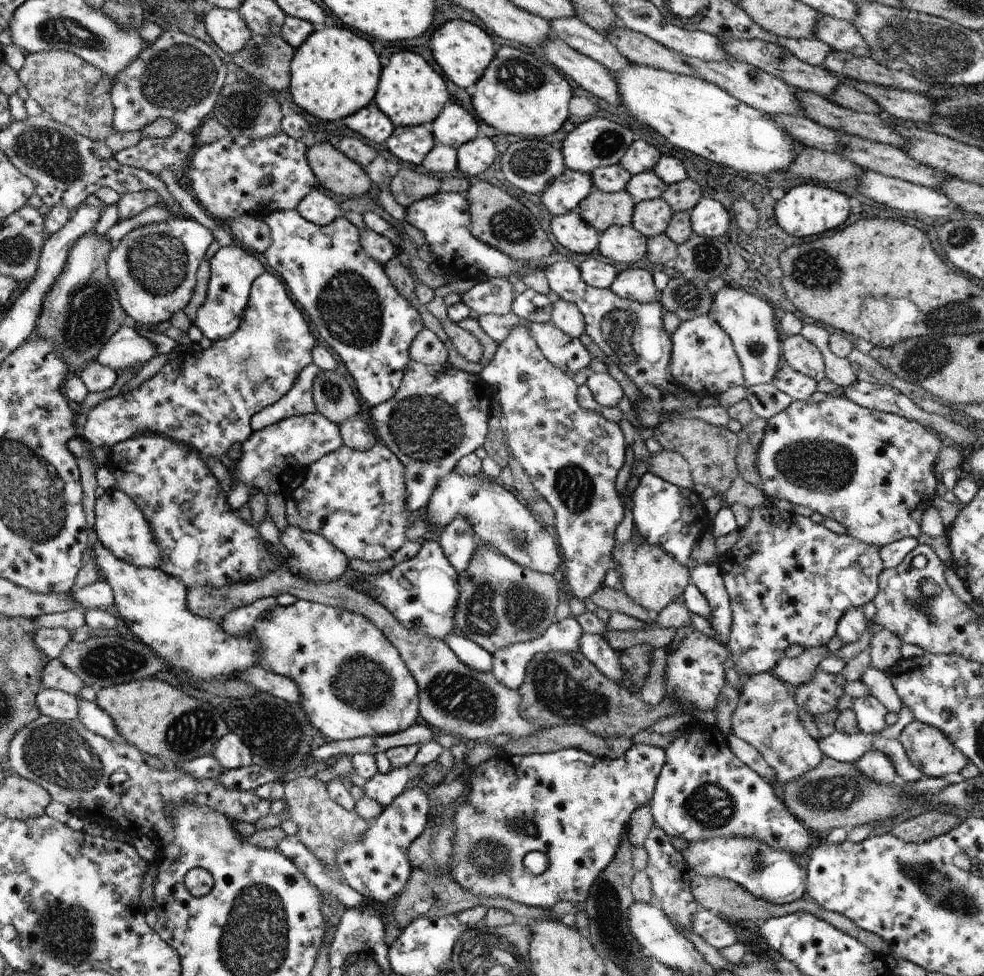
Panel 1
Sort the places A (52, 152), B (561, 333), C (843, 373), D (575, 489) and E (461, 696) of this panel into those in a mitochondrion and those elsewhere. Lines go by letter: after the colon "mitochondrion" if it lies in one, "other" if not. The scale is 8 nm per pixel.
A: mitochondrion
B: other
C: other
D: mitochondrion
E: mitochondrion

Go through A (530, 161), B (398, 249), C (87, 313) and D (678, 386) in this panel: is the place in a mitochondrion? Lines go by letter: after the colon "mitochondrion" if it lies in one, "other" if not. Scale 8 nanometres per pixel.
A: mitochondrion
B: other
C: mitochondrion
D: other

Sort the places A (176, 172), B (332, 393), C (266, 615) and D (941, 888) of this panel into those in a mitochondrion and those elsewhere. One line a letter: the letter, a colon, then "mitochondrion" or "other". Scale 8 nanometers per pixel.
A: other
B: mitochondrion
C: other
D: mitochondrion

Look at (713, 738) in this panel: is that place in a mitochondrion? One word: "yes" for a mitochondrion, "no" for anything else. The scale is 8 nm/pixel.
no

